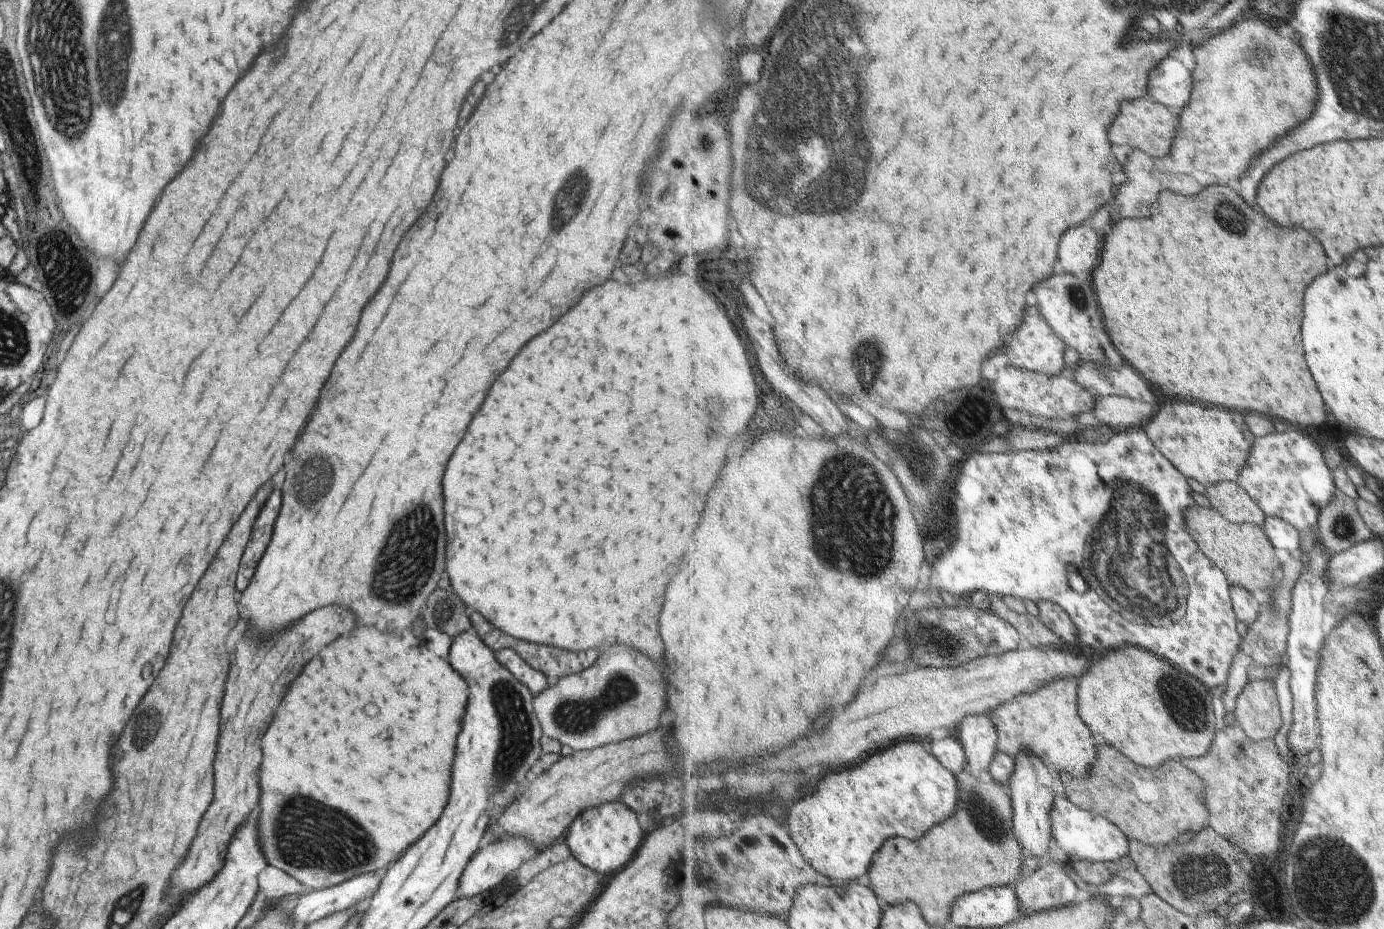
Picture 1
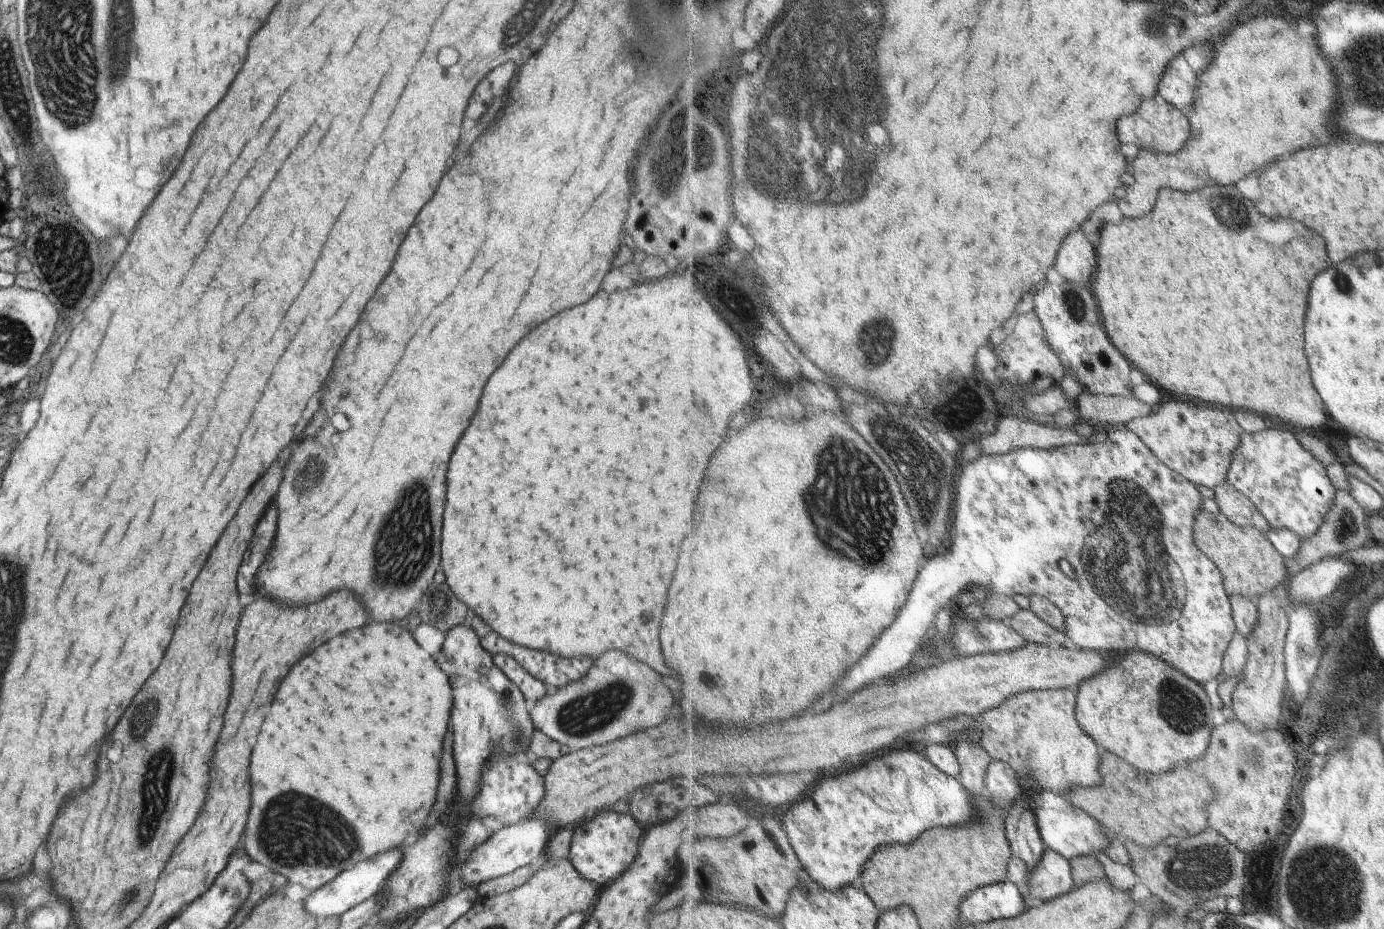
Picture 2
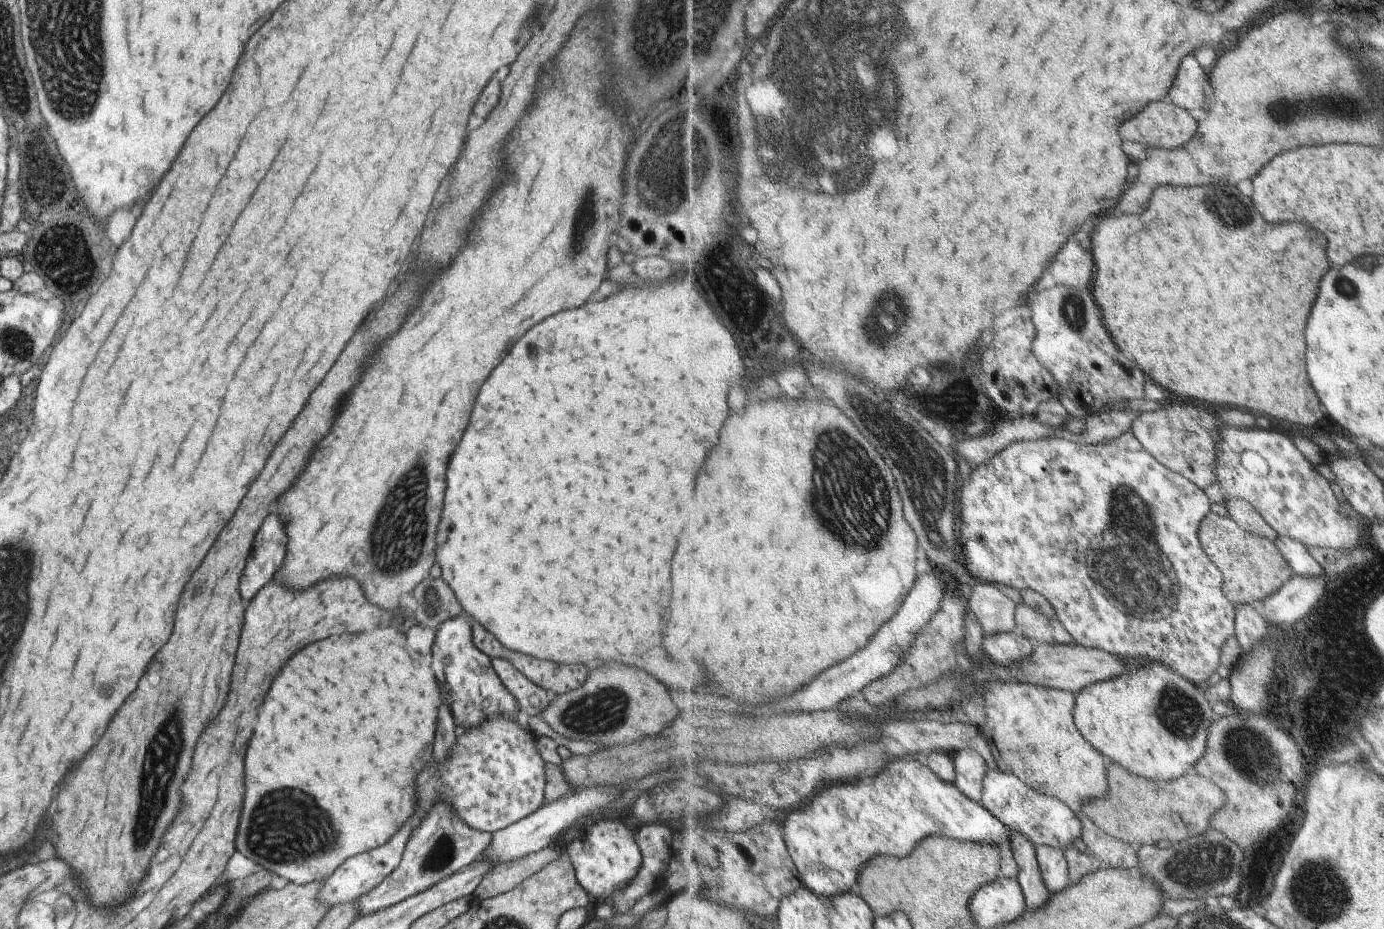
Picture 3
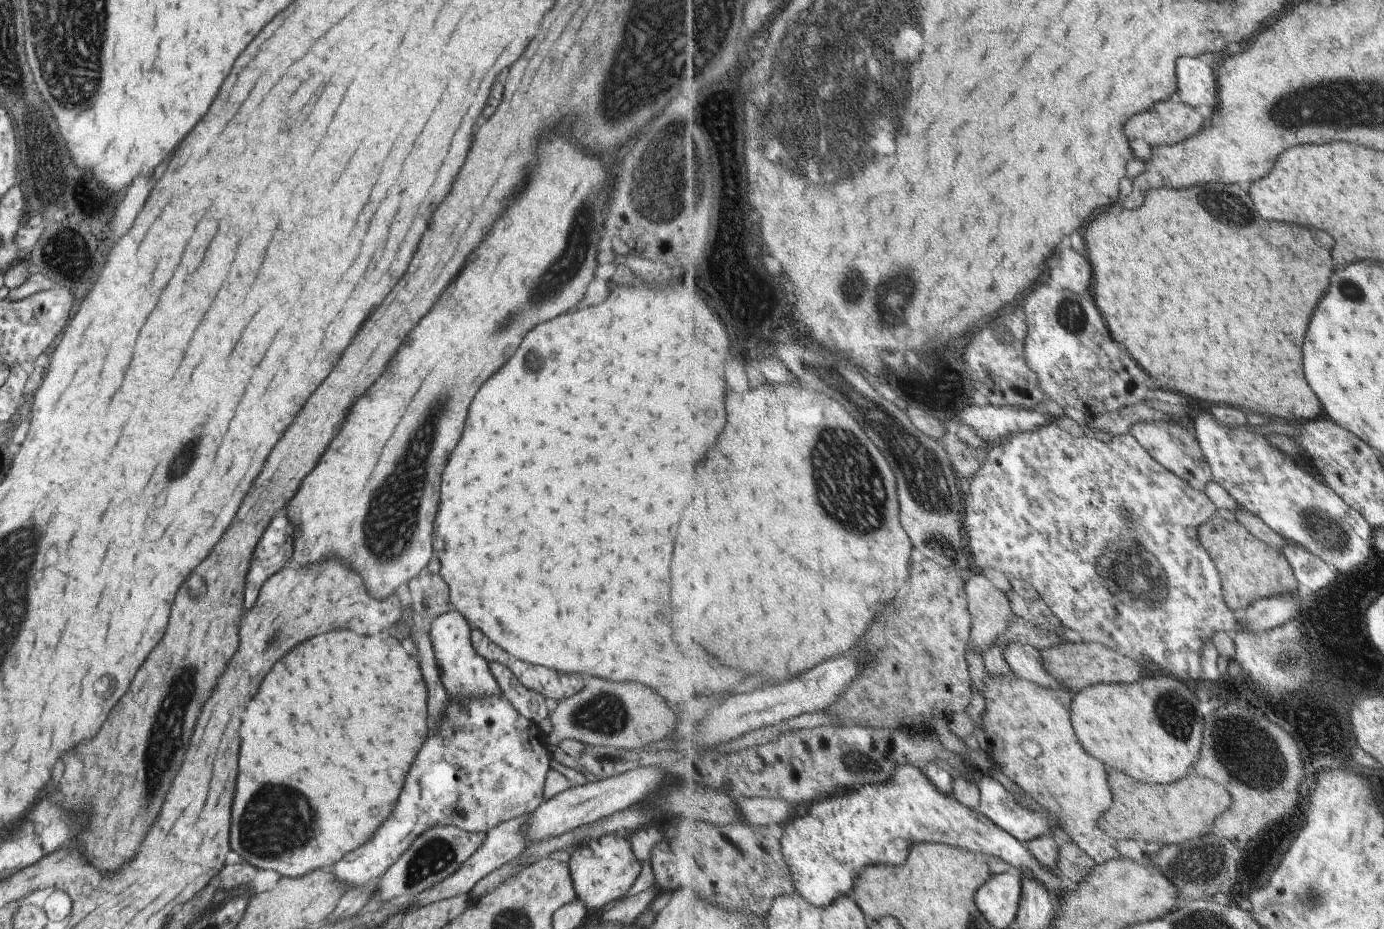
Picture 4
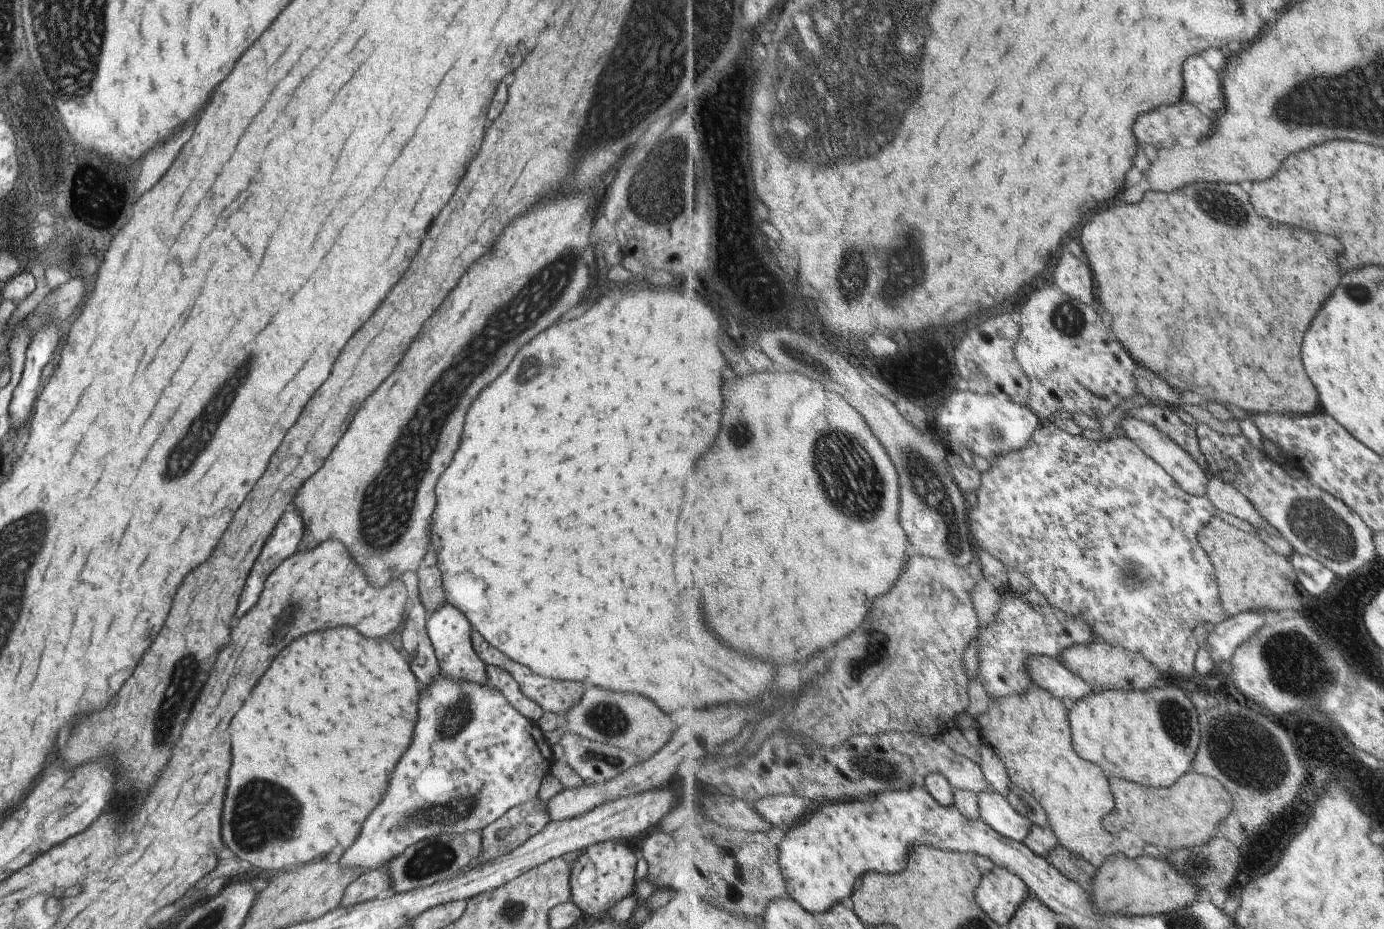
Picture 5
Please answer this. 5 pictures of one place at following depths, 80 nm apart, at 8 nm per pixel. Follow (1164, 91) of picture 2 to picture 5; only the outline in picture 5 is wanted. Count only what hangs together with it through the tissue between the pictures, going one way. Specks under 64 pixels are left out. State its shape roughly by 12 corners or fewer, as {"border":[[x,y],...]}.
{"border":[[1203,56],[1185,62],[1185,98],[1223,110],[1218,70]]}

